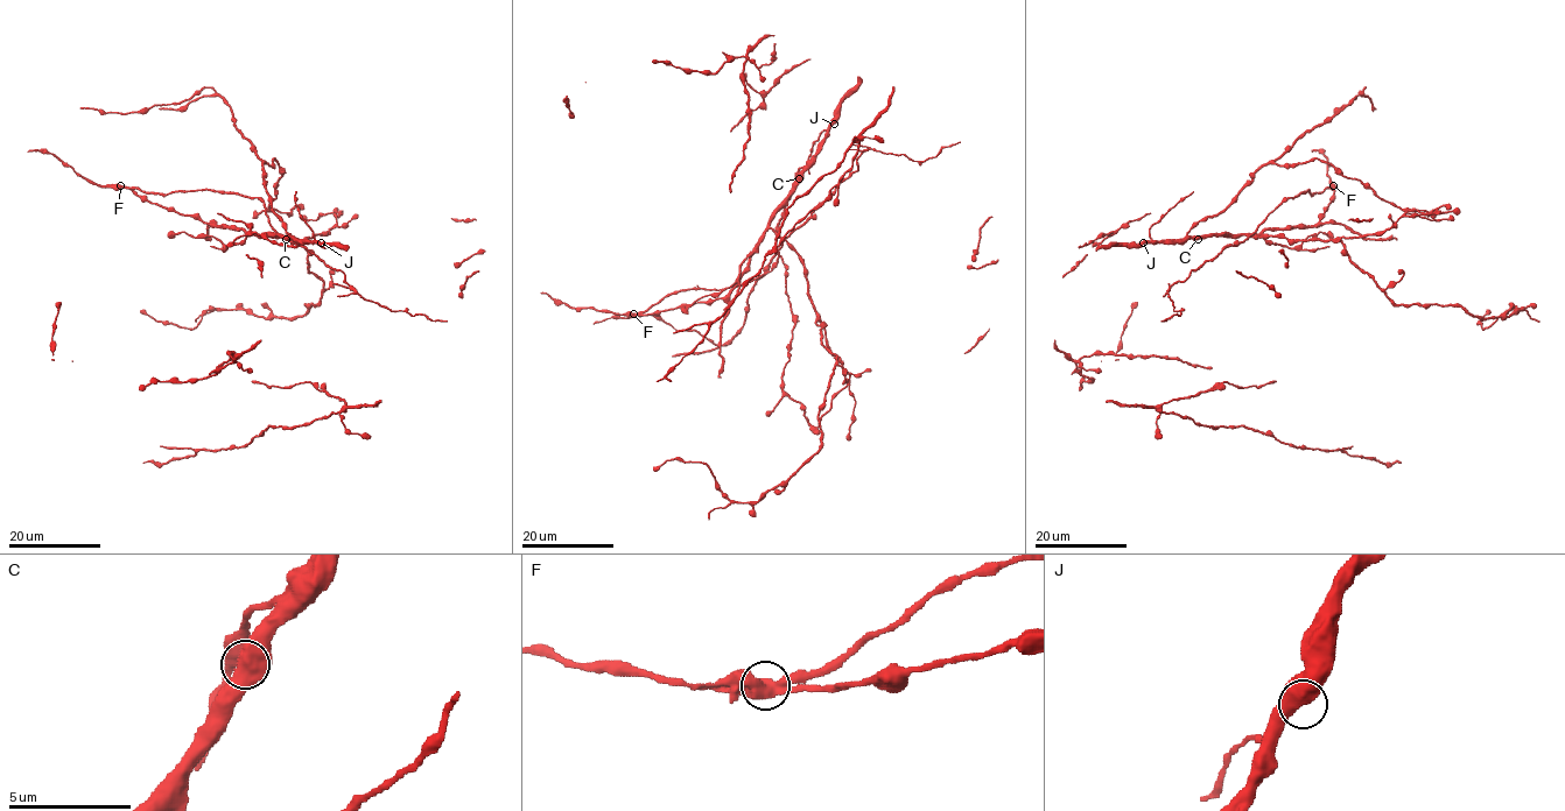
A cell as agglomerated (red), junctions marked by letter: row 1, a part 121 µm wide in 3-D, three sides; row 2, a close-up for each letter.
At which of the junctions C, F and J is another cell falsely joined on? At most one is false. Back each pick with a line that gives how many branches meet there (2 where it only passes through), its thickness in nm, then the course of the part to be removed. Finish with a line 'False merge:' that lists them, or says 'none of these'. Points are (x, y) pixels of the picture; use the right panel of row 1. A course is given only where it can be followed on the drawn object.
F: 2 branches meet; 600 nm thick; foreign part runs (1334, 185), (1289, 197), (1247, 239), (1227, 246), (1178, 281), (1167, 296), (1180, 314), (1160, 321)
False merge: F

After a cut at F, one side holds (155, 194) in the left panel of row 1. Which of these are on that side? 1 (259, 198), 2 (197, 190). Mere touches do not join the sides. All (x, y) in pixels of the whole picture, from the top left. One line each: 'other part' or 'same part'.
1: same part
2: same part

